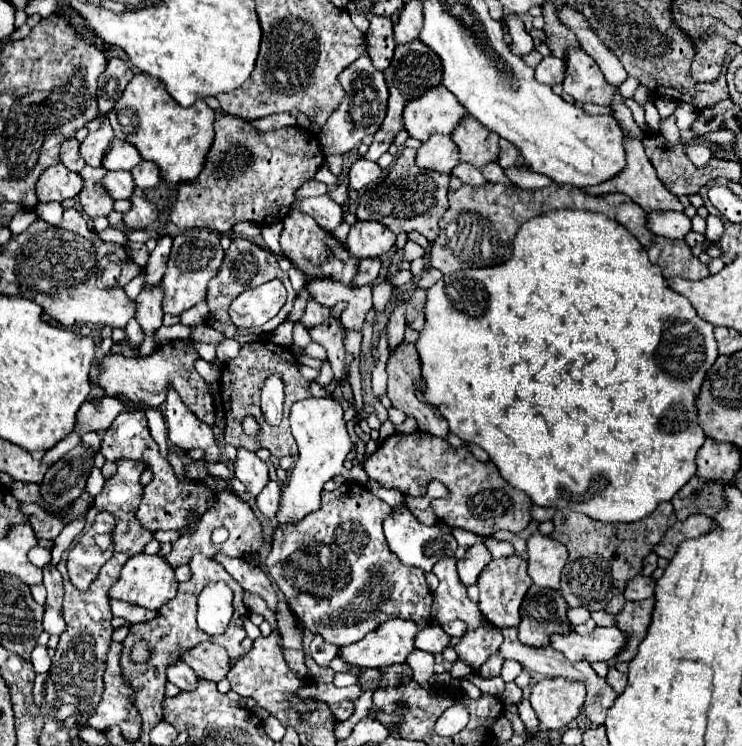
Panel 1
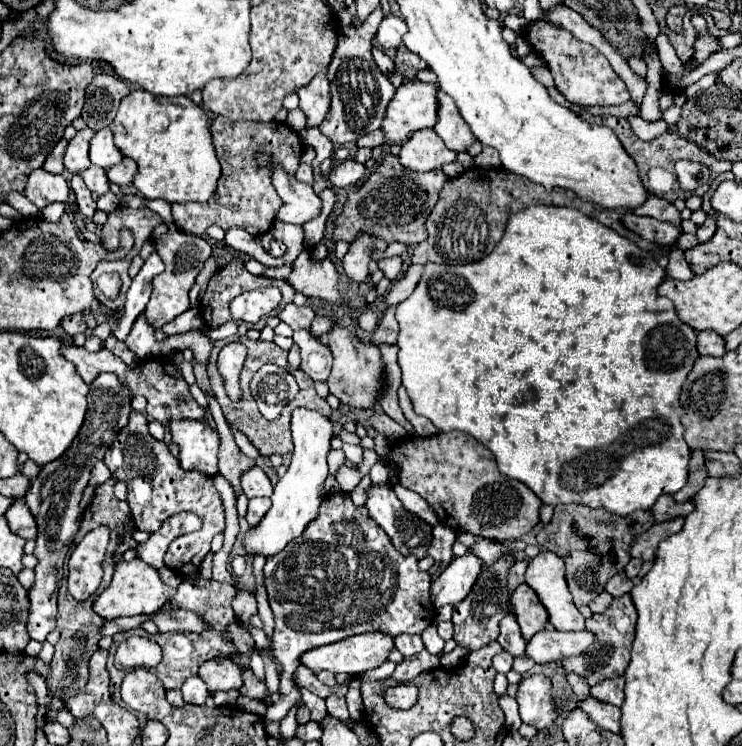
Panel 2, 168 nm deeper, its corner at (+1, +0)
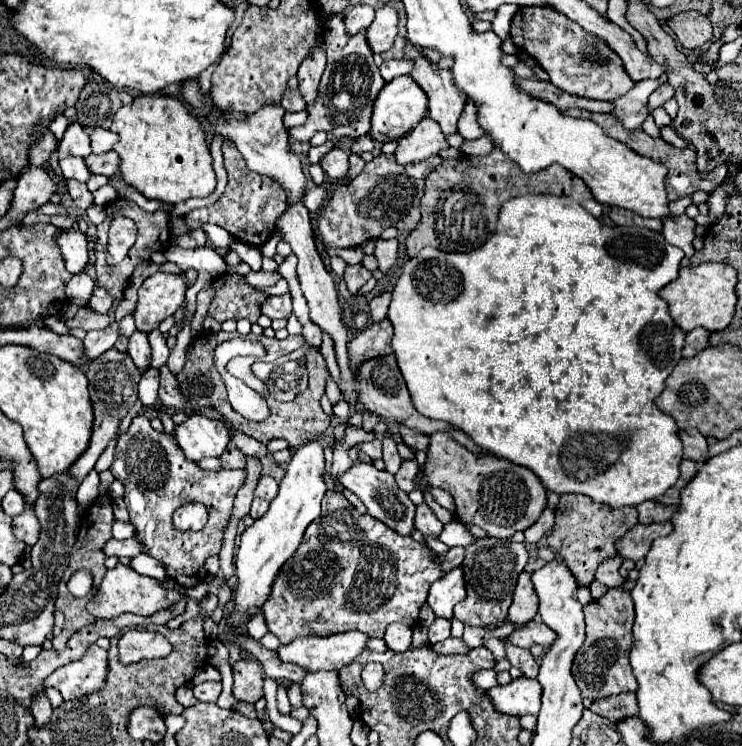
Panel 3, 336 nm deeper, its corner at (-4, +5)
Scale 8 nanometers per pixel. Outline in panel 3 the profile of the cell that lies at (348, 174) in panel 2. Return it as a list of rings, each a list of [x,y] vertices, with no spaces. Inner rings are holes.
[[[333,147],[331,151],[327,151],[323,157],[321,157],[321,167],[323,171],[327,173],[327,177],[335,179],[335,181],[341,181],[345,175],[347,175],[347,165],[349,165],[349,155],[337,147]]]

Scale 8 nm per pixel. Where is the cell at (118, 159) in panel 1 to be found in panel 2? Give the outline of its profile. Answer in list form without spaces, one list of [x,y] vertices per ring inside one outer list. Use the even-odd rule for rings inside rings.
[[[110,128],[98,130],[96,136],[90,140],[90,160],[94,166],[100,166],[100,168],[110,168],[110,166],[122,162],[122,154],[114,146]]]

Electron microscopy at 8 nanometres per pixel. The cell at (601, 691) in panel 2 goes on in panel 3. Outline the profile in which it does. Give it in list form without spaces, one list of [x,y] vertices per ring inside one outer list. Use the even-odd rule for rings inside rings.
[[[621,693],[621,695],[615,695],[615,697],[593,701],[589,709],[593,713],[601,715],[601,717],[607,717],[613,725],[617,725],[619,721],[623,721],[627,717],[637,717],[639,715],[635,693]]]

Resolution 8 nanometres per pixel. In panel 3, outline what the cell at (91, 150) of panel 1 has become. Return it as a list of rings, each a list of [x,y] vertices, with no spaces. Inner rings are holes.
[[[79,121],[69,123],[61,143],[59,143],[59,159],[65,157],[87,157],[87,153],[91,153],[91,145],[87,139],[87,133],[83,131],[83,127],[79,125]]]

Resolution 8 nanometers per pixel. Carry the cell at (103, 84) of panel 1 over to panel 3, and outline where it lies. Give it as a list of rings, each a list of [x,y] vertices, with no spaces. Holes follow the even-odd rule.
[[[87,83],[81,89],[81,95],[75,103],[77,119],[81,125],[93,125],[93,127],[111,127],[113,115],[119,111],[119,107],[129,105],[133,97],[125,91],[117,91],[109,83]]]

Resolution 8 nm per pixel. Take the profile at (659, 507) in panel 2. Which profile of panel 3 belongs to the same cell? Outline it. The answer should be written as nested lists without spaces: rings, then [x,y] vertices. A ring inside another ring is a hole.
[[[645,501],[637,507],[639,511],[639,523],[661,523],[661,521],[669,521],[671,515],[677,511],[677,507],[665,507],[665,505],[657,505],[655,501]]]

